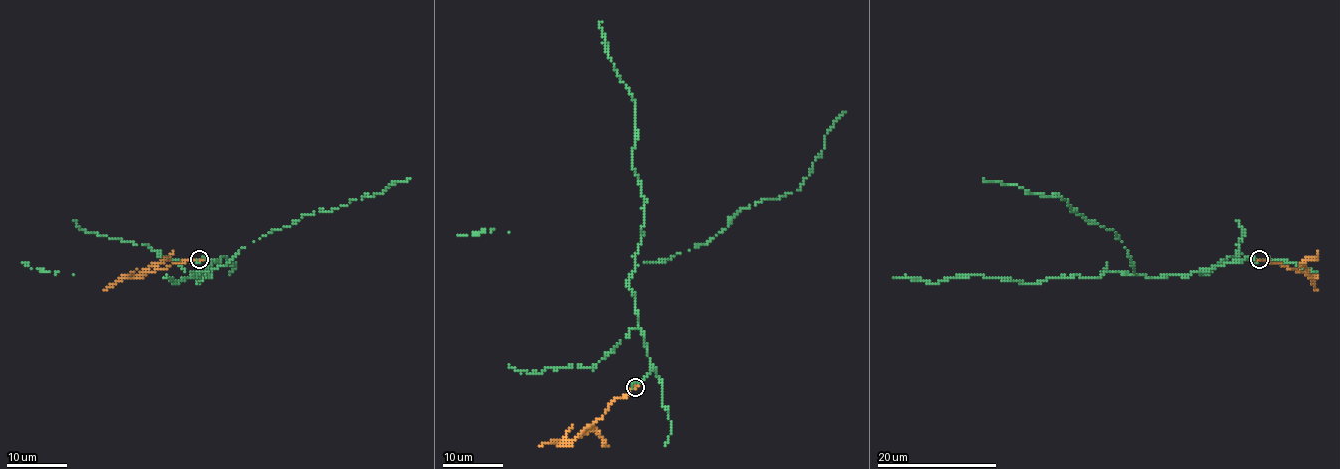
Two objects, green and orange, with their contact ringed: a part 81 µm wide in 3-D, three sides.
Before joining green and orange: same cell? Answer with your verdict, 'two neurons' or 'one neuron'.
two neurons

